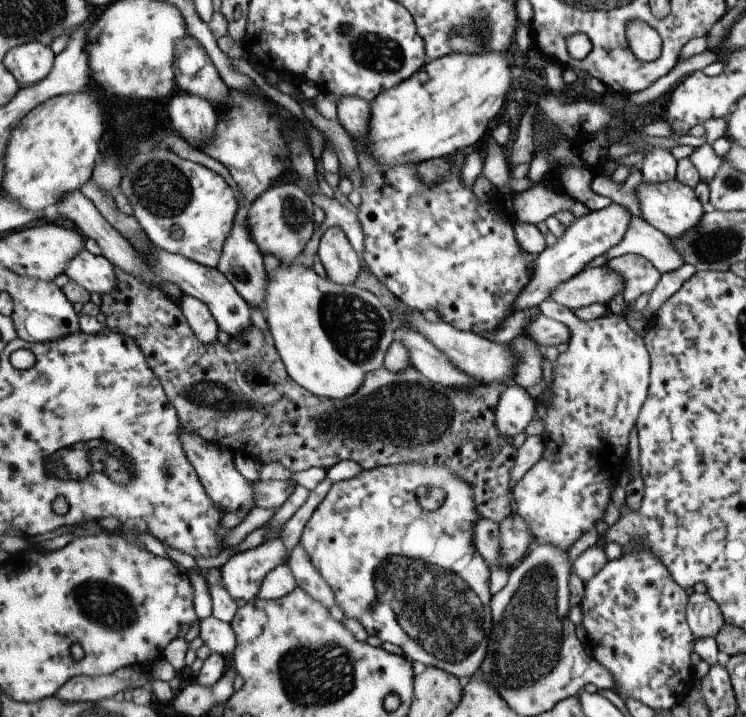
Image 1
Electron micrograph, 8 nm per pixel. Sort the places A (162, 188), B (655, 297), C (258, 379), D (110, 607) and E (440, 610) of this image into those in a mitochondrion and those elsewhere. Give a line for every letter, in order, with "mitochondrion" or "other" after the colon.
A: mitochondrion
B: other
C: other
D: mitochondrion
E: mitochondrion

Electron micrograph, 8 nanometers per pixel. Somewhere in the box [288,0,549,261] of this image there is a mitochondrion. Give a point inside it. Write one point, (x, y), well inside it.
(370, 51)

